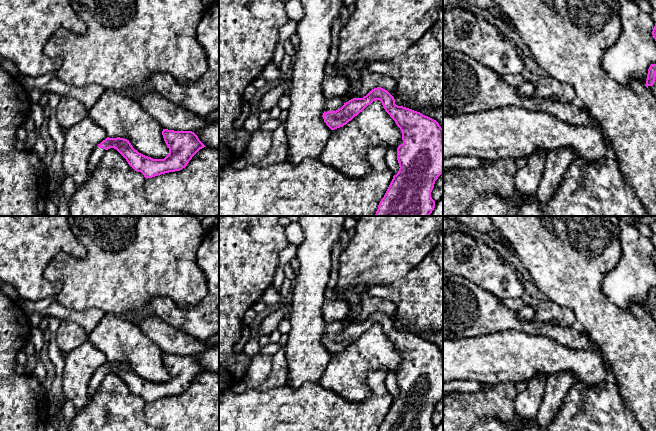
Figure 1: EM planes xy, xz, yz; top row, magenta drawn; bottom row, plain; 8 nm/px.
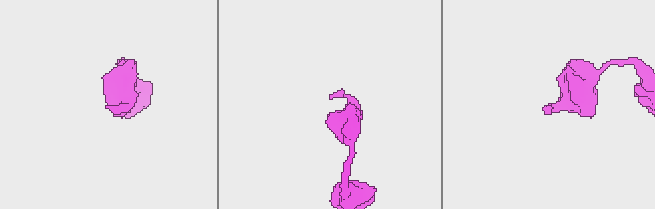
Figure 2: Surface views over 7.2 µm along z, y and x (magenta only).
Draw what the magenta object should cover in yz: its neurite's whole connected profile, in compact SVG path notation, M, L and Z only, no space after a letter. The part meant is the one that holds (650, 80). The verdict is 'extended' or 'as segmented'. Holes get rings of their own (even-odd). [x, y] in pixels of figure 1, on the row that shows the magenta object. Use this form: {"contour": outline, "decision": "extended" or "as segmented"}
{"contour": "M651 64L648 69L647 79L645 86L653 86L655 82L655 76L656 76L656 64Z", "decision": "as segmented"}

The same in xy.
{"contour": "M163 129L162 135L169 148L169 154L164 159L153 159L139 153L127 139L107 137L98 144L90 156L88 163L90 174L110 148L116 149L135 171L141 172L148 179L182 170L200 149L206 147L192 131Z", "decision": "extended"}

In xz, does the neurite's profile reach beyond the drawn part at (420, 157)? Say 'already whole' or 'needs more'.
needs more

